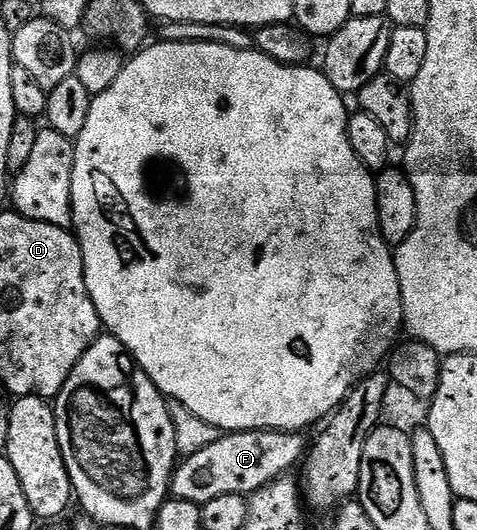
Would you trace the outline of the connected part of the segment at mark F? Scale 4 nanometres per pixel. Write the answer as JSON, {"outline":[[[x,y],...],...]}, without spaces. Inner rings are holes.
{"outline":[[[248,429],[245,433],[225,432],[210,447],[202,447],[194,455],[183,458],[177,464],[170,493],[172,497],[186,499],[201,506],[218,499],[218,495],[251,495],[263,485],[277,478],[291,474],[292,468],[299,466],[306,457],[305,434],[300,431],[278,429]]]}

